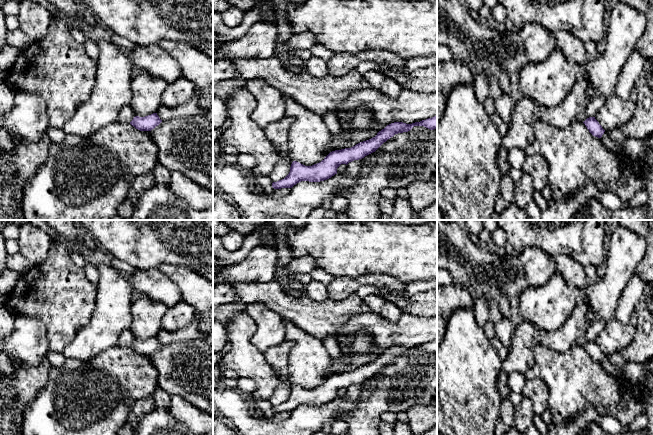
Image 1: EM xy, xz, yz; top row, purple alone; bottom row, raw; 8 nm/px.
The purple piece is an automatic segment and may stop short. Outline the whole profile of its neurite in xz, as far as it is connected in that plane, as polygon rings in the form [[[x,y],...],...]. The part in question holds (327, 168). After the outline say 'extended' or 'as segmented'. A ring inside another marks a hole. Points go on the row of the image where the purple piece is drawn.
[[[437,116],[412,124],[403,122],[391,123],[379,131],[375,137],[360,142],[351,148],[332,151],[321,162],[312,166],[305,166],[293,161],[289,174],[284,179],[273,182],[272,187],[274,189],[292,188],[301,181],[320,182],[327,180],[337,174],[337,168],[341,164],[347,165],[349,162],[364,158],[375,152],[395,134],[408,132],[414,126],[424,126],[430,130],[437,129]]]; as segmented

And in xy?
[[[153,113],[145,117],[135,116],[130,124],[140,131],[151,131],[161,122],[157,113]]]; as segmented

